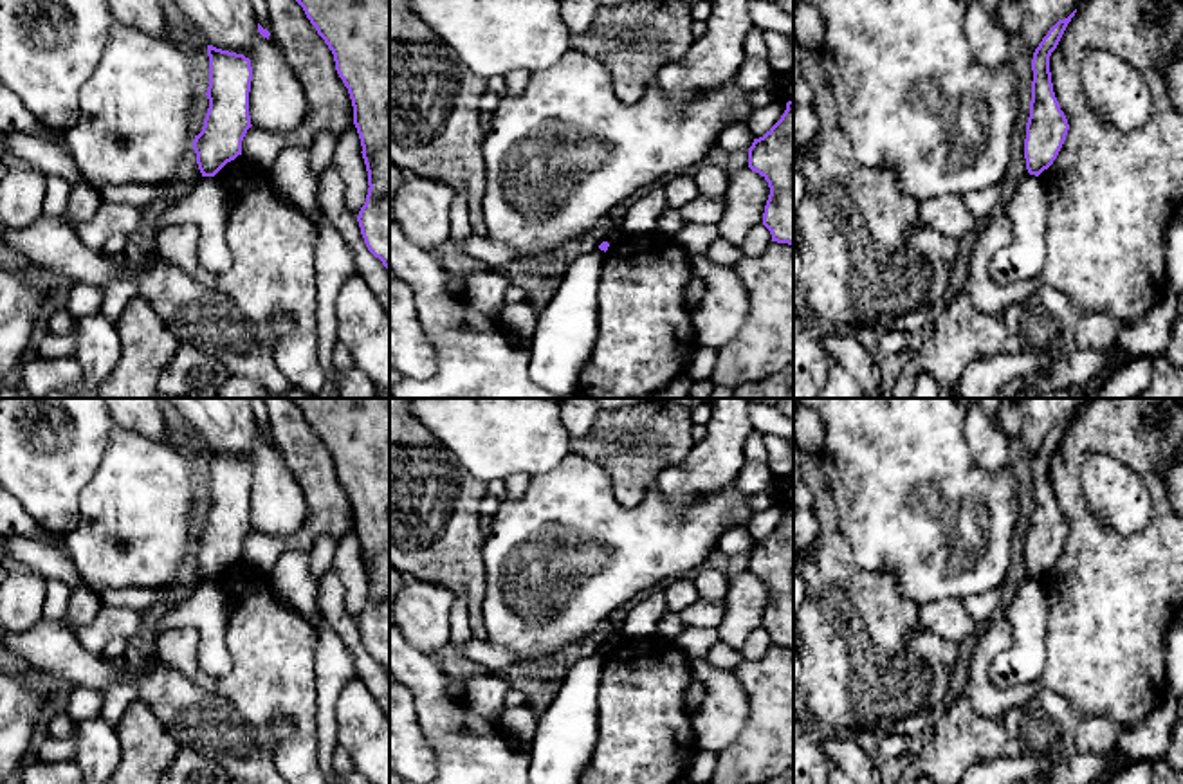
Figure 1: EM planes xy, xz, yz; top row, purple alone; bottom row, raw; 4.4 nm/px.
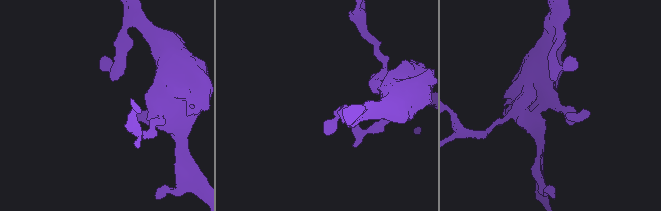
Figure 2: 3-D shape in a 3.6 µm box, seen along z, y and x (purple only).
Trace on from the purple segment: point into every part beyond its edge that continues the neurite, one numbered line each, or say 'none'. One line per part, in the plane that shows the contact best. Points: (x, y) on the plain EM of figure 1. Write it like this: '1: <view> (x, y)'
none

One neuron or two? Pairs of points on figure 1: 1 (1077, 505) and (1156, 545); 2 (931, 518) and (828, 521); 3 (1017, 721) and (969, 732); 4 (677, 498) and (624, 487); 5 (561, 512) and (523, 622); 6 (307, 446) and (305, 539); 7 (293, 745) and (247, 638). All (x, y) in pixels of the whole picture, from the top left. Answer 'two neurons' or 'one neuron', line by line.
1: one neuron
2: two neurons
3: two neurons
4: two neurons
5: one neuron
6: one neuron
7: one neuron

